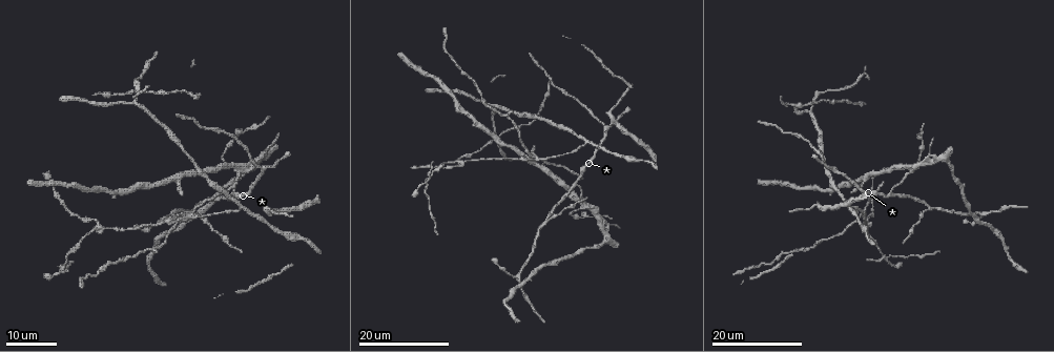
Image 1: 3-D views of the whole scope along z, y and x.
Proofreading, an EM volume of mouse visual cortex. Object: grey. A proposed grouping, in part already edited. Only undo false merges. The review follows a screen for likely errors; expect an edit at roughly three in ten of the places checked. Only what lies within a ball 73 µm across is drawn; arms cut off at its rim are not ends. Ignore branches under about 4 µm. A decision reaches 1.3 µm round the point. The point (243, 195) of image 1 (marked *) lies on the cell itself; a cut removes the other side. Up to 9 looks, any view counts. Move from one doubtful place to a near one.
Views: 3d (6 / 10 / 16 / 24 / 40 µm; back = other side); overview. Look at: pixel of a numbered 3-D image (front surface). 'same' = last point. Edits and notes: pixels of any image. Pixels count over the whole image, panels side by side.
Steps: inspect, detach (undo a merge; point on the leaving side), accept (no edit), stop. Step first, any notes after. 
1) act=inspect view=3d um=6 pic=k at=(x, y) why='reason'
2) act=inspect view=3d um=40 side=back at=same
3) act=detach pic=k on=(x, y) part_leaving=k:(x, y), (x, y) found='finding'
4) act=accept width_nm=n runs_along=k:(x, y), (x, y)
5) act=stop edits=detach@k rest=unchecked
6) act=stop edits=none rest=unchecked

act=inspect view=3d um=16 pic=1 at=(581, 210)

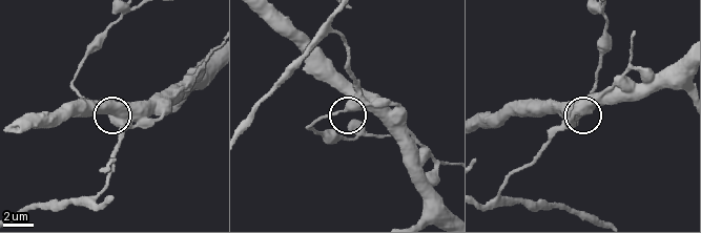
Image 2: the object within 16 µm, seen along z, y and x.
act=inspect view=3d um=10 at=same

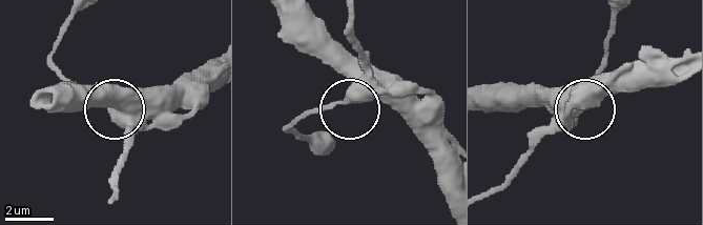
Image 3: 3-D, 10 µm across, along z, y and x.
act=inspect view=3d um=10 side=back at=same why='from behind'

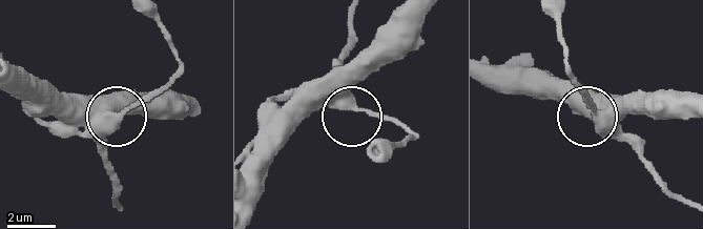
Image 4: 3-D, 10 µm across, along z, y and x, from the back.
act=accept runs_along=4:(685, 204), (597, 120), (573, 78) found='continuous, no second cell'

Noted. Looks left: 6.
act=inspect view=3d um=16 pic=1 at=(192, 218) why='arms part here'

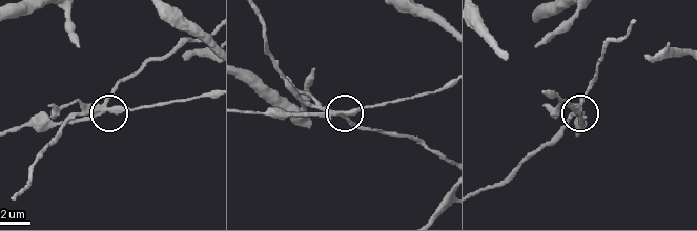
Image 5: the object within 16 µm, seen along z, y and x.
act=inspect view=3d um=10 pic=5 at=(578, 111) why='closer look'

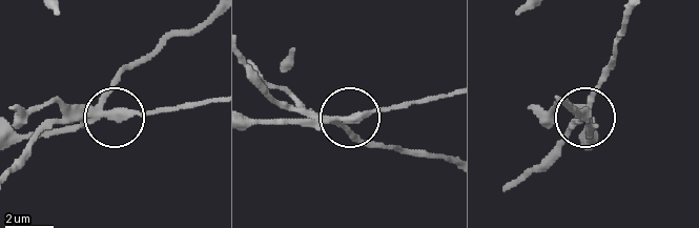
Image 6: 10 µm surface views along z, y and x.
act=detach pic=6 on=(115, 86) width_nm=270 found='a second cell is stuck on'

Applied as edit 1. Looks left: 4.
act=inspect view=overview

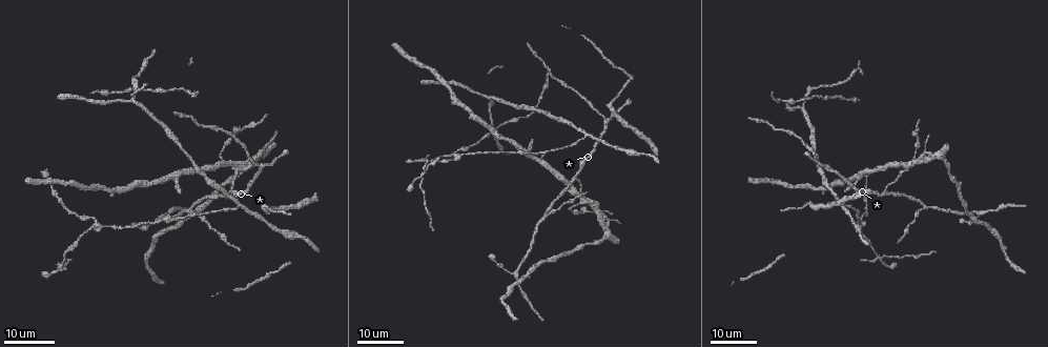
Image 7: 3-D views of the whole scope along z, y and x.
act=inspect view=3d um=24 pic=7 at=(588, 134) why='three-way junction'

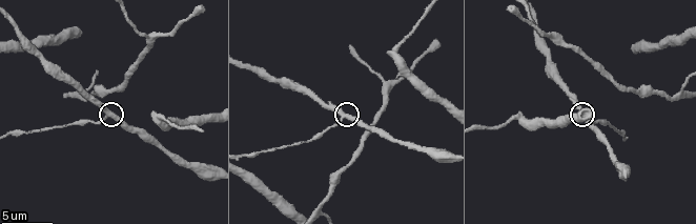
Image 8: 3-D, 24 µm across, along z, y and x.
act=inspect view=3d um=10 pic=8 at=(346, 117)

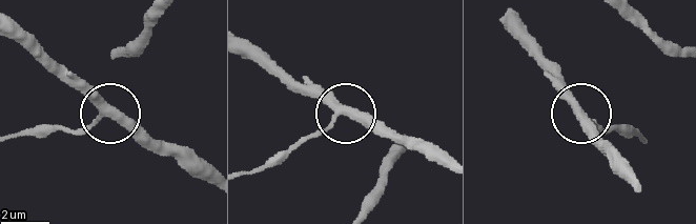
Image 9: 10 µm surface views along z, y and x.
act=accept arms=3 found='one cell here'

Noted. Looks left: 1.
act=inspect view=3d um=16 pic=8 at=(516, 117) why='small branch off a trunk'

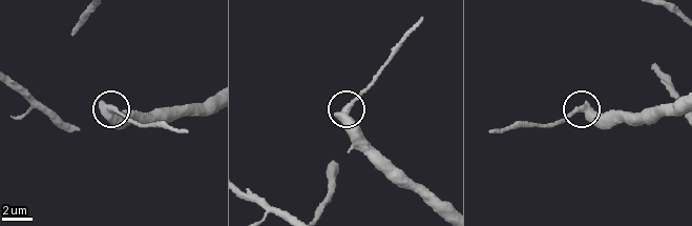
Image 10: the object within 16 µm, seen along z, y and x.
act=detach pic=10 on=(365, 90) part_leaving=10:(351, 103), (395, 44), (420, 19) found='a second cell is stuck on'

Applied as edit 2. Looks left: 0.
act=stop edits=detach@6,detach@10 rest=unchecked

